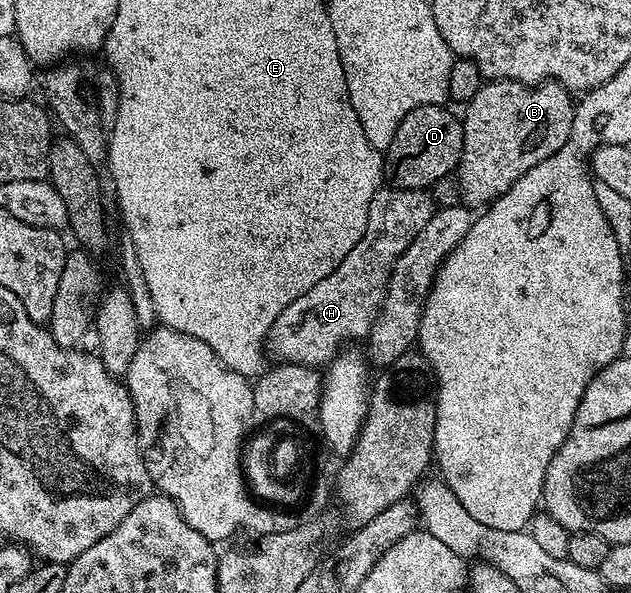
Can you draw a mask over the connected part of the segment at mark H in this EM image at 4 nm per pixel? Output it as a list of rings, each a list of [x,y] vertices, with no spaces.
[[[389,185],[375,193],[368,209],[366,232],[352,253],[348,253],[324,281],[316,281],[308,293],[296,297],[271,325],[264,347],[273,358],[275,355],[275,360],[318,369],[343,350],[342,342],[349,335],[369,332],[388,290],[396,261],[435,213],[436,203],[430,200],[430,194],[426,189],[400,191]]]

